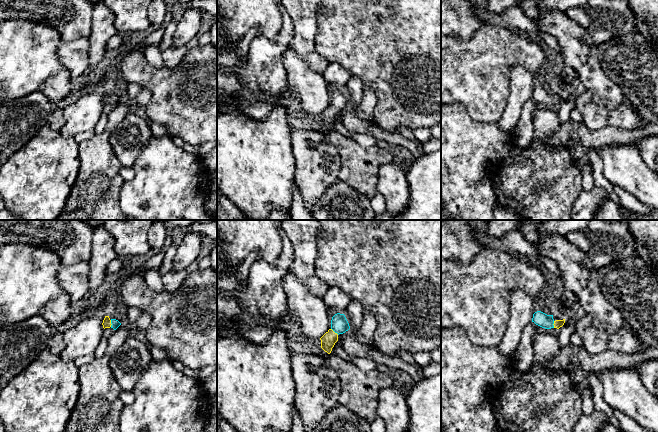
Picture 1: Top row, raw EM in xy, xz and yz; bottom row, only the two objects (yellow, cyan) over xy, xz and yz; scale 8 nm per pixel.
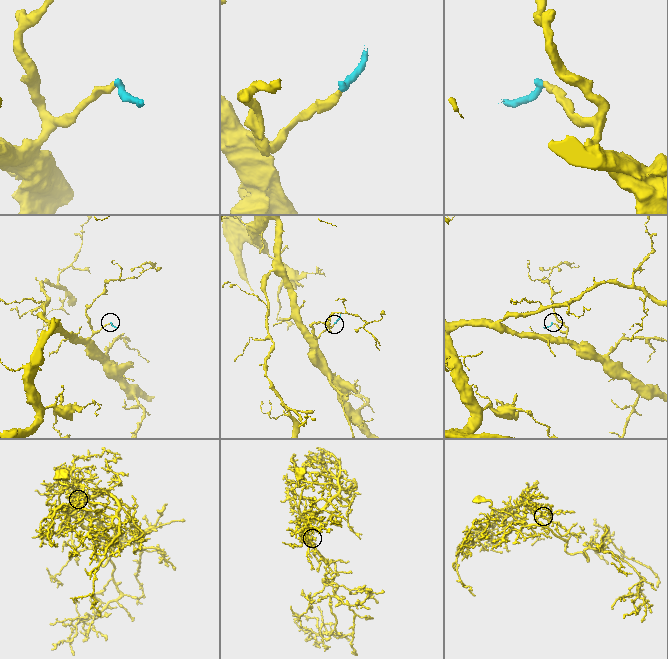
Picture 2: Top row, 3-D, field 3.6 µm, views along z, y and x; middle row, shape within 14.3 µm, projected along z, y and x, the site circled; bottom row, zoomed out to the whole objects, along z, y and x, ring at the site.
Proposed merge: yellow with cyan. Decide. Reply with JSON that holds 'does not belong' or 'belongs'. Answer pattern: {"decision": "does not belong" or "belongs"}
{"decision": "belongs"}

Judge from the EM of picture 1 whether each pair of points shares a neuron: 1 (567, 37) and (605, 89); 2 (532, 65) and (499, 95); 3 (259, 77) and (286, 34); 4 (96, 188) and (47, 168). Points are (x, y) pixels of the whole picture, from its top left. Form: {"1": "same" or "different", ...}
{"1": "same", "2": "same", "3": "same", "4": "different"}

